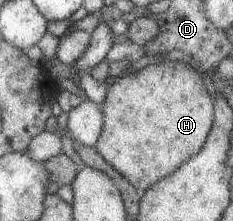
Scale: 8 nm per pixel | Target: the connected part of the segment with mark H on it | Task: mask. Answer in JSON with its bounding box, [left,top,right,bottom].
[96,61,214,193]

